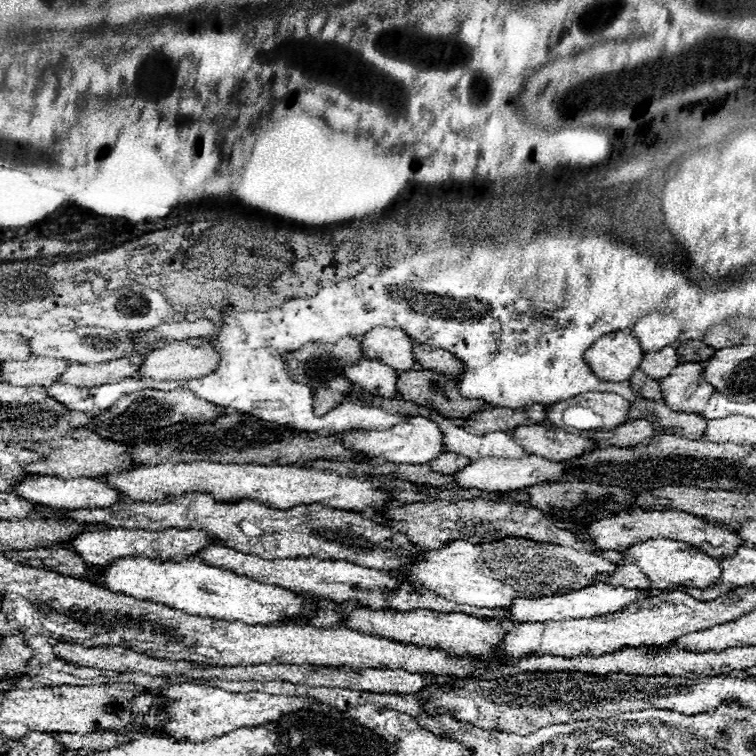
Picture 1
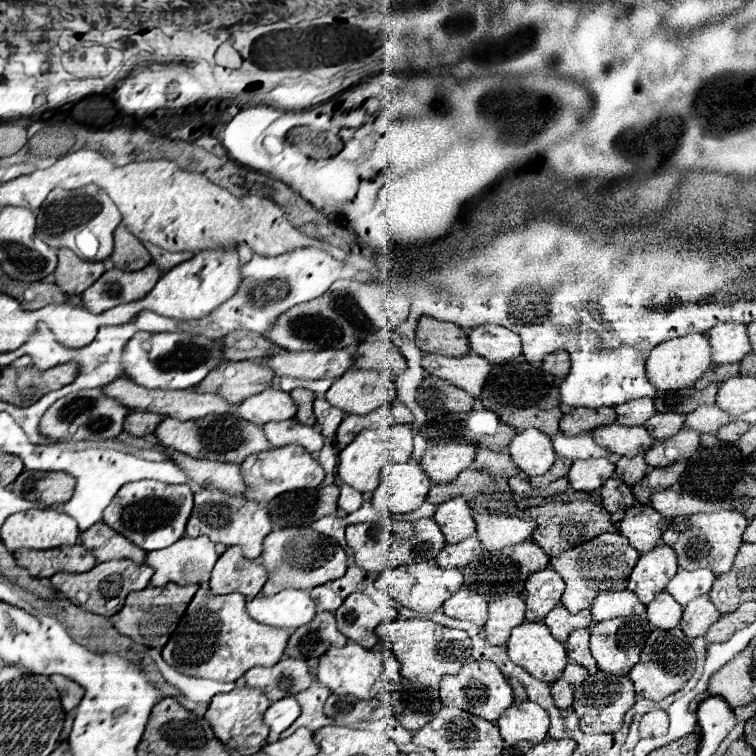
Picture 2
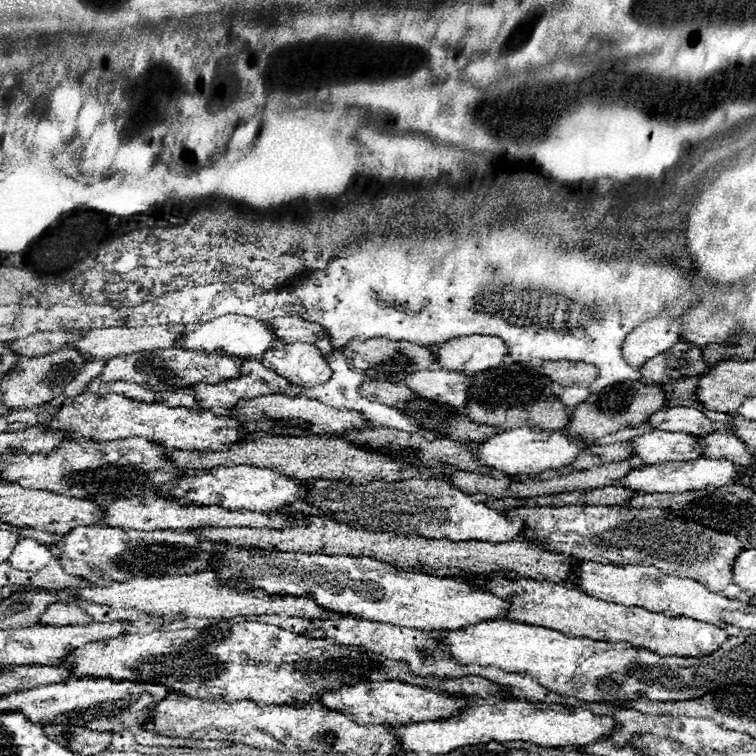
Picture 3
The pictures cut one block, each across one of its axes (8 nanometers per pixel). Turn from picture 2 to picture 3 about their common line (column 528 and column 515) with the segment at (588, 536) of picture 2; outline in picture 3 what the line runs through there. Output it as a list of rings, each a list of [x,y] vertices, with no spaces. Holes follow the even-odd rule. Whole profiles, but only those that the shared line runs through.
[[[540,506],[512,508],[506,518],[522,520],[526,526],[520,534],[522,542],[540,542],[544,550],[566,554],[576,560],[592,560],[600,564],[646,564],[656,566],[664,574],[678,578],[694,578],[708,590],[722,592],[732,584],[730,566],[738,556],[740,540],[720,534],[696,522],[680,520],[658,508],[624,508],[624,506]]]

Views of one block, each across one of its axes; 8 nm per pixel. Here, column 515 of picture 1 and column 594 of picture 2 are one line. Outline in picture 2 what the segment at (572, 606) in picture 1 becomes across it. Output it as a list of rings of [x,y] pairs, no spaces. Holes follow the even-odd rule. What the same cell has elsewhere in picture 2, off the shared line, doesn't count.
[[[622,590],[622,592],[600,592],[598,598],[592,602],[590,610],[594,622],[604,622],[618,616],[644,614],[646,606],[636,598],[634,592]]]

